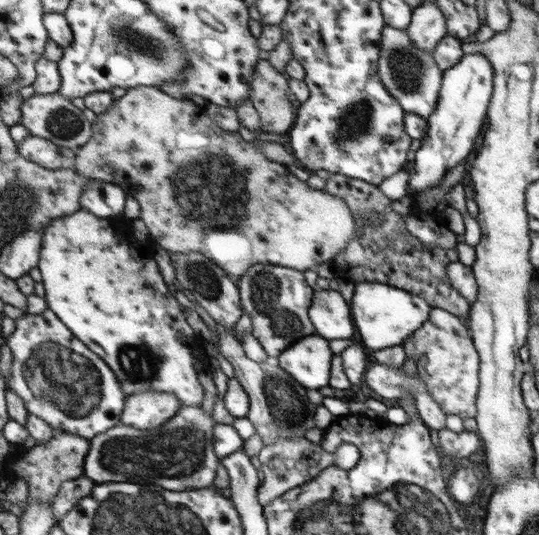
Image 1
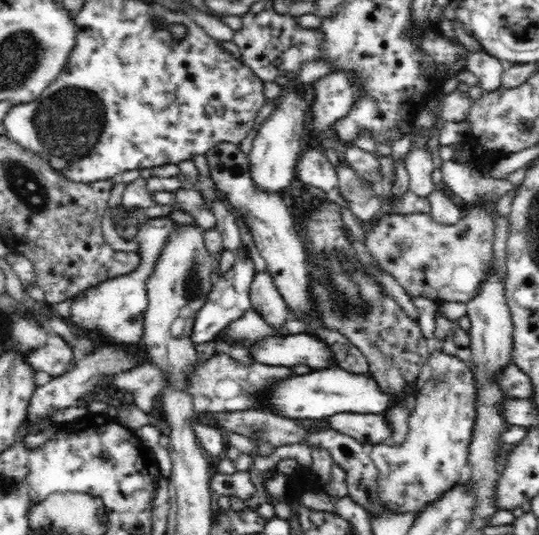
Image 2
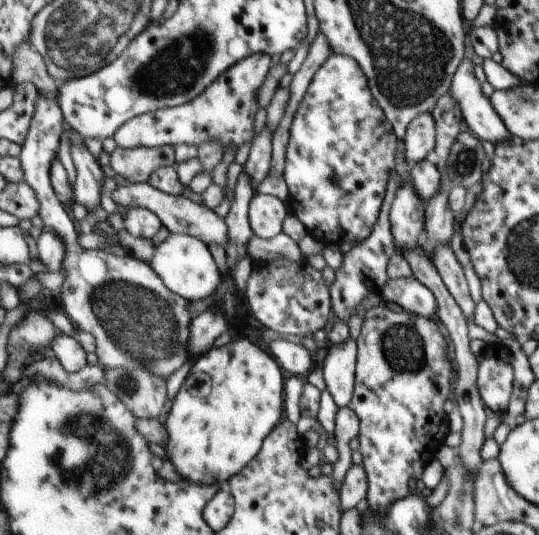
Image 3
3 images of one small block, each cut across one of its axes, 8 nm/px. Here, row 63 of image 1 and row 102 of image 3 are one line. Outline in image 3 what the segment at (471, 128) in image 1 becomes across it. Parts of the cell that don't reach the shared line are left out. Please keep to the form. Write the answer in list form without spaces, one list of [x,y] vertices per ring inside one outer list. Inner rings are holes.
[[[467,37],[467,60],[459,64],[448,93],[459,106],[464,129],[469,130],[479,140],[487,140],[495,146],[501,145],[509,138],[509,130],[495,112],[490,98],[482,94],[480,83],[473,75],[474,64],[469,60],[473,53]]]

